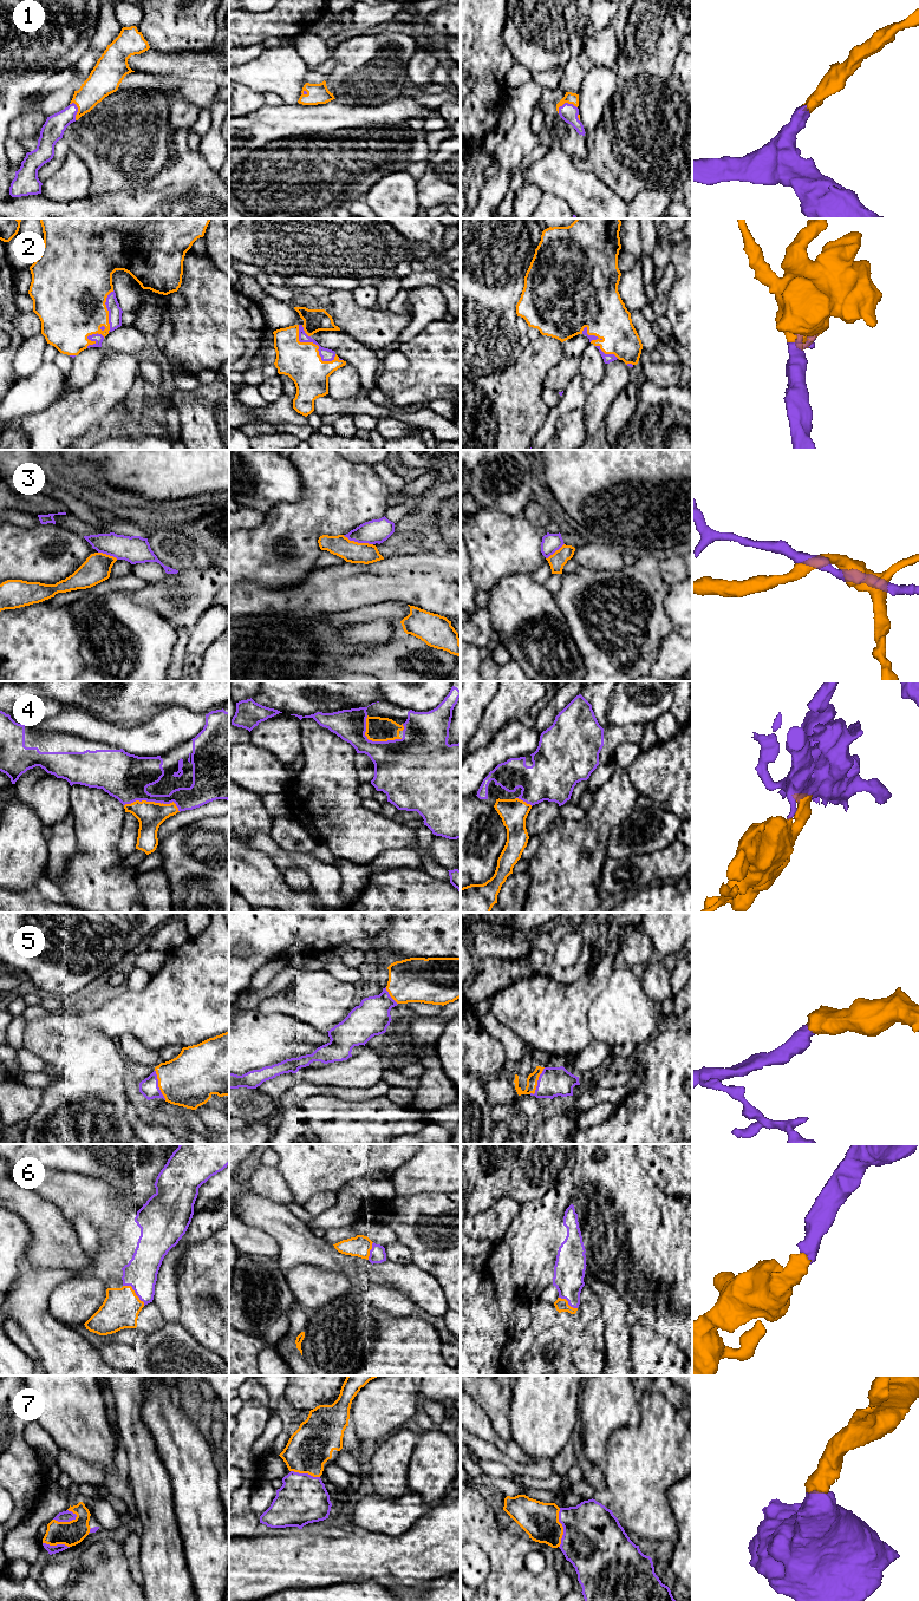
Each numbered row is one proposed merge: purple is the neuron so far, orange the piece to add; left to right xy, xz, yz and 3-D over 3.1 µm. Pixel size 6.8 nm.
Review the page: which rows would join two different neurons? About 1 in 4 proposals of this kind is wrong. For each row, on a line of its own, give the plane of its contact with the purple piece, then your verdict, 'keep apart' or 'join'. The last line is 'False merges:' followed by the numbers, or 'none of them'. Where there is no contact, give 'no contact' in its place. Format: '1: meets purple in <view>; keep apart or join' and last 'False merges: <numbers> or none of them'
1: meets purple in yz; join
2: meets purple in xz; join
3: meets purple in xz; keep apart
4: meets purple in xy; join
5: meets purple in yz; join
6: meets purple in xy; join
7: meets purple in yz; join
False merges: 3

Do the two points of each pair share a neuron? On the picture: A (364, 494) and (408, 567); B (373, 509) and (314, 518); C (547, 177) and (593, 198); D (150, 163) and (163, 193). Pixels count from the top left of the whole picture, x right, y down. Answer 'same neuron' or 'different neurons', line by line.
A: different neurons
B: same neuron
C: same neuron
D: different neurons

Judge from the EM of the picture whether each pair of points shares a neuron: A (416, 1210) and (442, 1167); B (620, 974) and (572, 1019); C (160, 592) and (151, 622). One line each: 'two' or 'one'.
A: two
B: two
C: two

